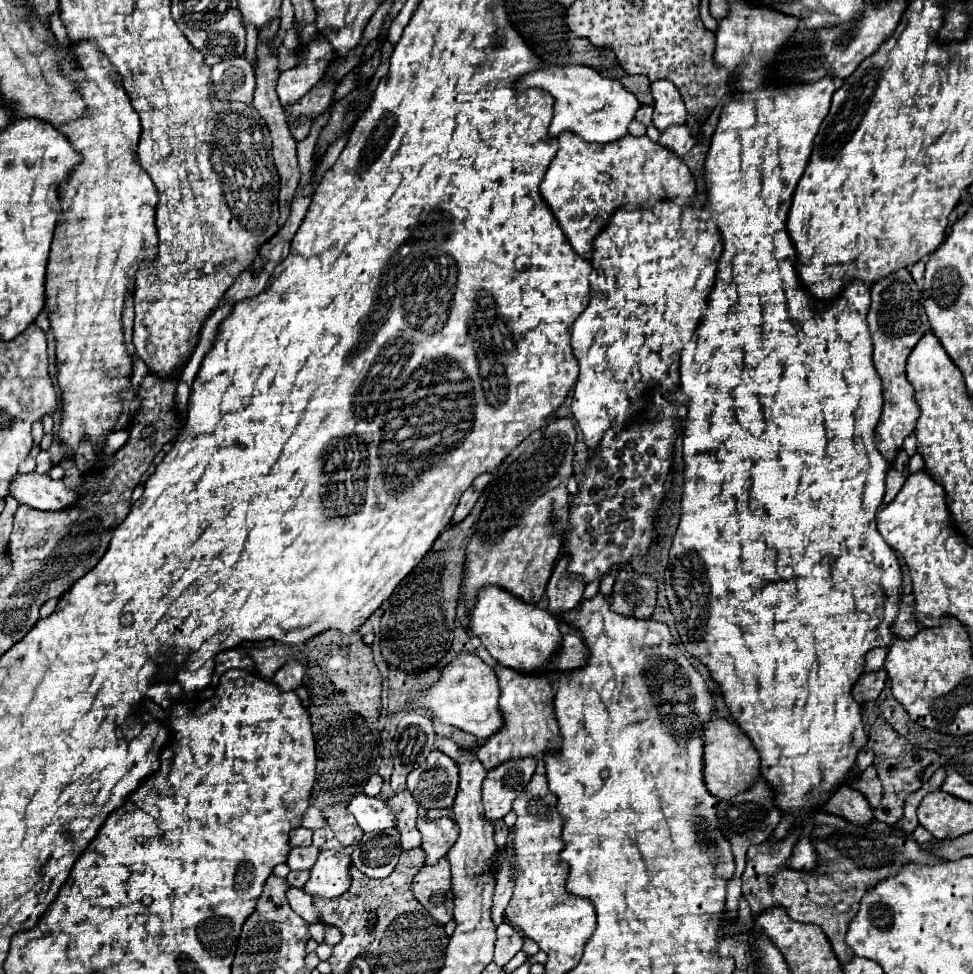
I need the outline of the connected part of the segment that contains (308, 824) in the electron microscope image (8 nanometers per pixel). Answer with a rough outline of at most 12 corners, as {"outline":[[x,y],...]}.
{"outline":[[310,805],[304,813],[302,825],[306,829],[324,827],[322,811]]}

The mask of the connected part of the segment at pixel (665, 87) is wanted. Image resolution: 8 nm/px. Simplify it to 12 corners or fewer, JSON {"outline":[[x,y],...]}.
{"outline":[[664,79],[652,81],[652,123],[660,133],[686,121],[684,101]]}

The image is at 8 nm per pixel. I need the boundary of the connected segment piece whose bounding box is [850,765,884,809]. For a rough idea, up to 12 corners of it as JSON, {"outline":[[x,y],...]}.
{"outline":[[872,765],[850,787],[868,799],[872,809],[884,795]]}

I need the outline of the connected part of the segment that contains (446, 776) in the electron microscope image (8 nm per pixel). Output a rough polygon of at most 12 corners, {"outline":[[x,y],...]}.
{"outline":[[432,751],[408,775],[408,791],[424,809],[450,809],[458,765]]}

